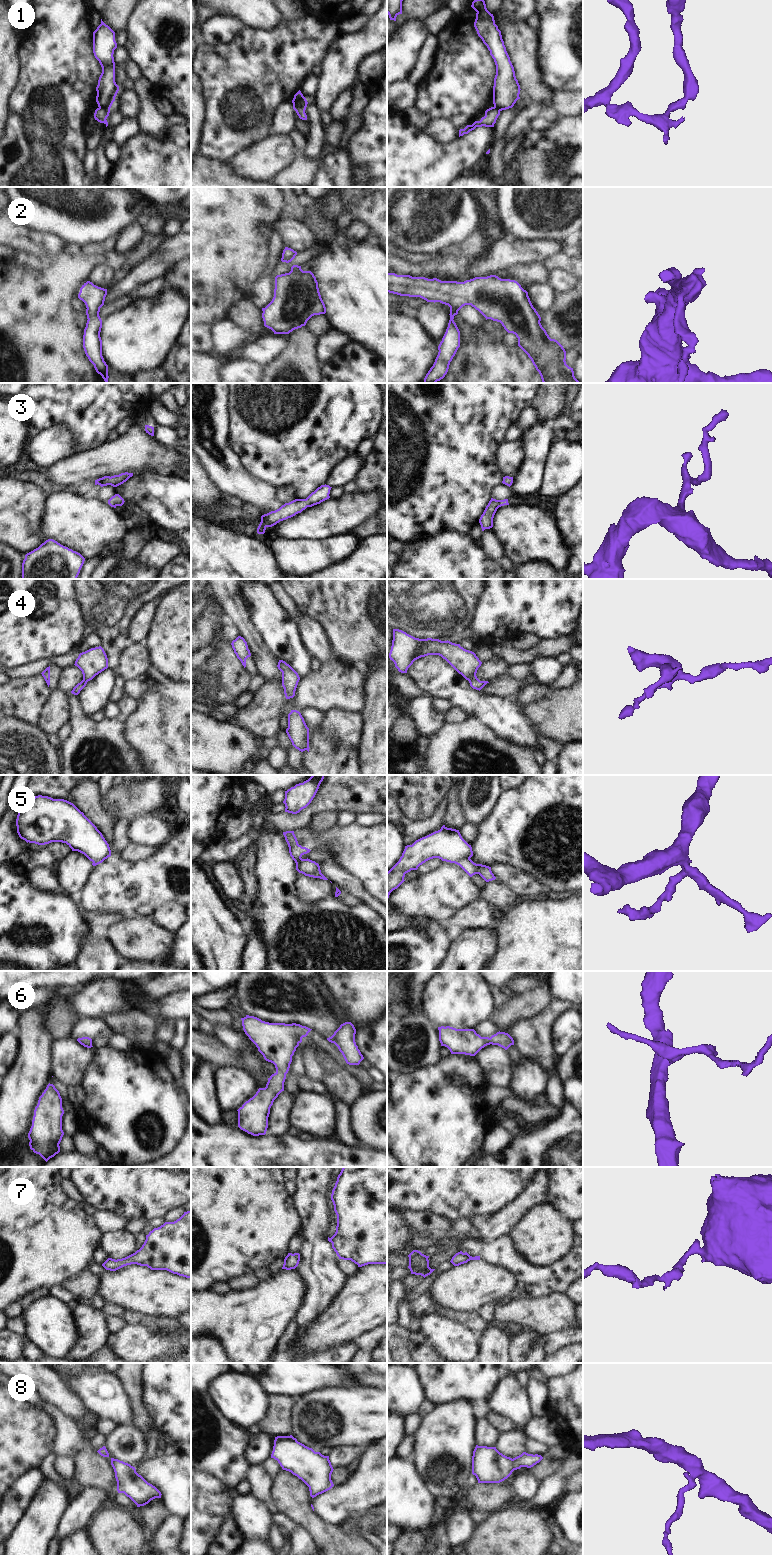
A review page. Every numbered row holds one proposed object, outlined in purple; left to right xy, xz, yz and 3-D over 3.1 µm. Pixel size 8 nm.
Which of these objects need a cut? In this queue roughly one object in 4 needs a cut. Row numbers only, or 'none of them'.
1, 5

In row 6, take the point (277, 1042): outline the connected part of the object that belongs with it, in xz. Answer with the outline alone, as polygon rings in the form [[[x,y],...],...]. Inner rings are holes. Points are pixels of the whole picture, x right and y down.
[[[249,1015],[241,1020],[245,1034],[264,1059],[275,1065],[276,1072],[268,1078],[265,1088],[259,1088],[256,1094],[237,1110],[238,1127],[253,1136],[265,1135],[270,1108],[284,1091],[292,1056],[302,1038],[312,1029],[296,1023],[269,1023]]]

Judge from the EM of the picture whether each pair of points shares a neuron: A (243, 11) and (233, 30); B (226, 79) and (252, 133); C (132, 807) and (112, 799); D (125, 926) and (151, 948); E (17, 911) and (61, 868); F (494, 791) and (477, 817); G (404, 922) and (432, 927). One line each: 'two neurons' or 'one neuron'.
A: two neurons
B: one neuron
C: one neuron
D: one neuron
E: two neurons
F: one neuron
G: two neurons

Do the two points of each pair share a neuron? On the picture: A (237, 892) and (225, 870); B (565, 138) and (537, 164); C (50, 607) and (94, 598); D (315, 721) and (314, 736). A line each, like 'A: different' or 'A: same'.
A: same
B: same
C: different
D: different

